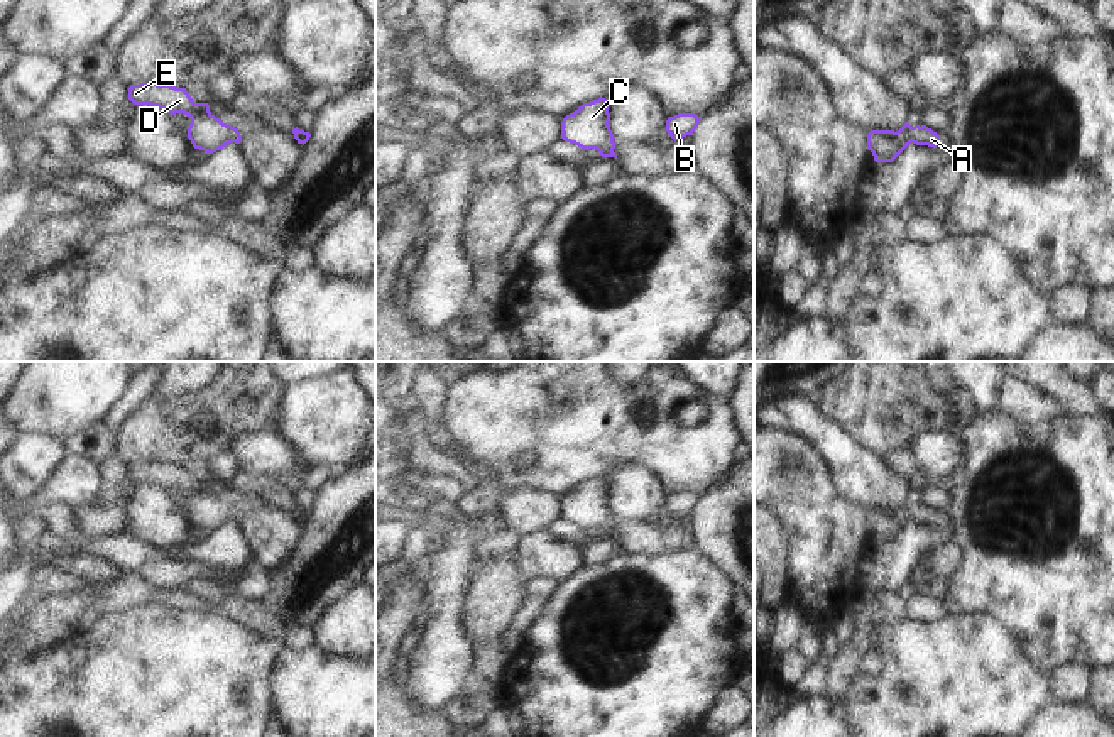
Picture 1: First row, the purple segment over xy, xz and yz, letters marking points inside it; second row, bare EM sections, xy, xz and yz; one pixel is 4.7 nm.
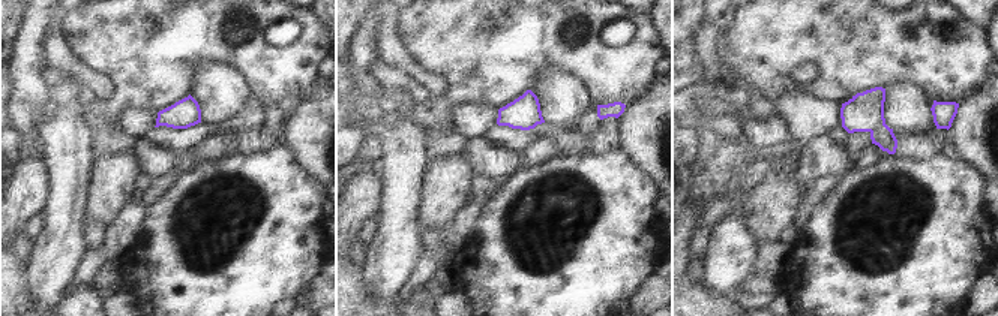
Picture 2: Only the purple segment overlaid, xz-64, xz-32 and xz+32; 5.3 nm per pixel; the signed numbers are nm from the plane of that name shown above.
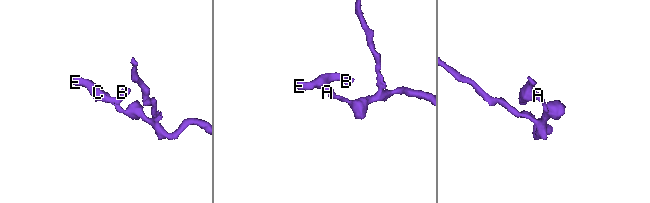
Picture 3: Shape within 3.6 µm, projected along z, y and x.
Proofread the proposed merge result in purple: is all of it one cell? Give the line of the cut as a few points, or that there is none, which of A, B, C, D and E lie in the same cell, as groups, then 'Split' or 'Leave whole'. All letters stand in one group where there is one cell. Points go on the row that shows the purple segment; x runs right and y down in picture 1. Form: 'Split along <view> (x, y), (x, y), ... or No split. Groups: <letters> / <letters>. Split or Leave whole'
No split. Groups: A B C D E. Leave whole.

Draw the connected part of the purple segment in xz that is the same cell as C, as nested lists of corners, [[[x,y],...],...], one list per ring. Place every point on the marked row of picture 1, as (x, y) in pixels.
[[[605,98],[583,103],[561,122],[561,139],[585,150],[597,149],[602,157],[617,157],[615,137],[609,127],[610,113]]]

